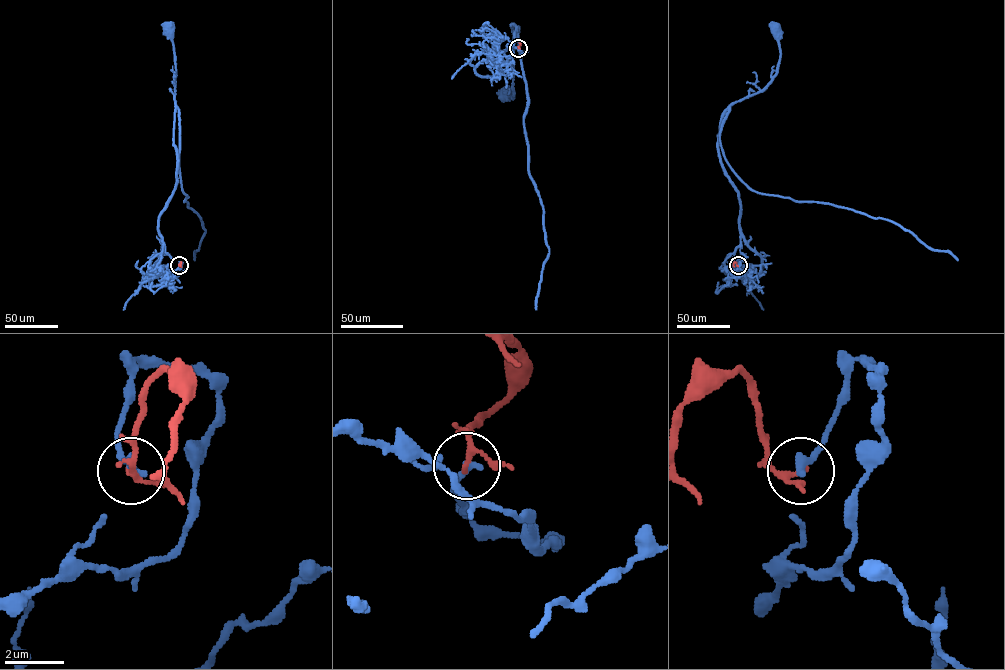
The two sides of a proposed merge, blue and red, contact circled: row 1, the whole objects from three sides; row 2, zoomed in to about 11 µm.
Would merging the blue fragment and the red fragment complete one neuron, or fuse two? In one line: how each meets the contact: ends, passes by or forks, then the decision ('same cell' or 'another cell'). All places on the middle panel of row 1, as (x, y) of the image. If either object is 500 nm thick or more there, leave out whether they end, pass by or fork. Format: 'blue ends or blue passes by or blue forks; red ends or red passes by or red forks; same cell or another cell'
blue ends; red passes by; another cell

